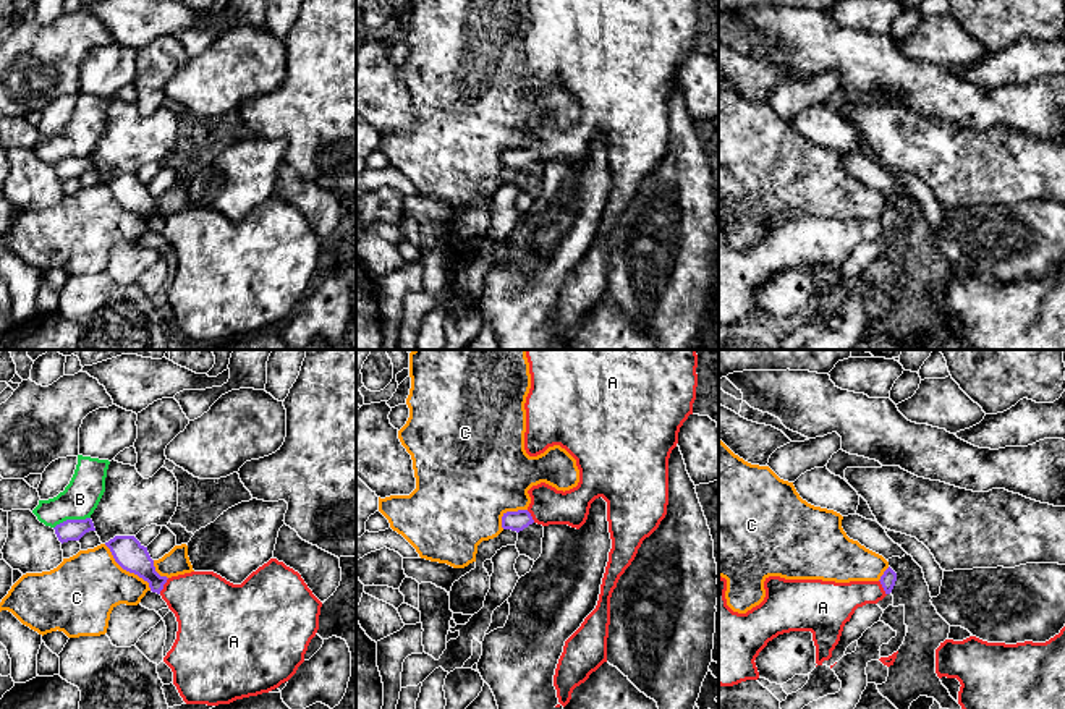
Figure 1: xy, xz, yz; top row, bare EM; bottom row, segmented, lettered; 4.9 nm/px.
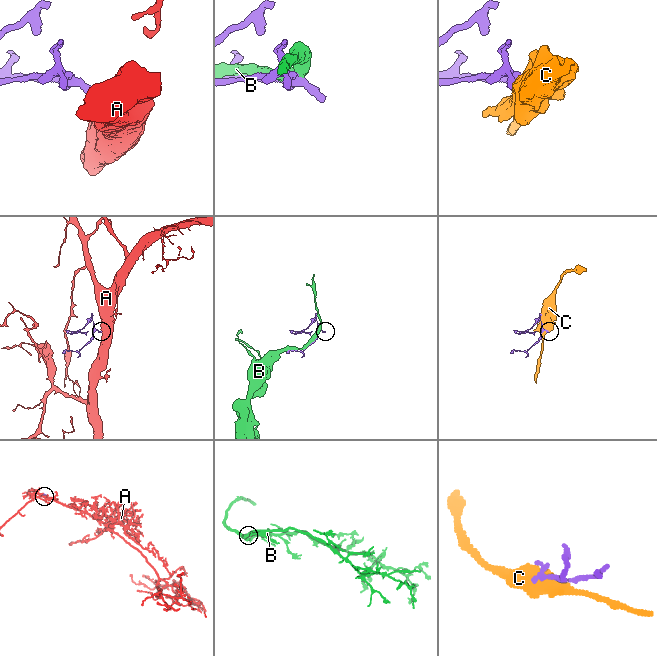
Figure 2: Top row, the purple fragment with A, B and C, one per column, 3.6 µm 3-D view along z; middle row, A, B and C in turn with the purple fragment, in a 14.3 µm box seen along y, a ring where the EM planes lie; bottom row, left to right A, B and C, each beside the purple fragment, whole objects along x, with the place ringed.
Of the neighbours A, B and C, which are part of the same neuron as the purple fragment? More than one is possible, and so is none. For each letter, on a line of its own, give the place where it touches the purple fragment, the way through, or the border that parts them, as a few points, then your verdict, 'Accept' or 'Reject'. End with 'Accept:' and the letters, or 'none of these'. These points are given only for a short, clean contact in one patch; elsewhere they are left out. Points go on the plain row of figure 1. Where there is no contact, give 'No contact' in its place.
A: Touches purple at xy (162, 224). Path across: xy (127, 188), (162, 224), (196, 235), (207, 245). Accept
B: Touches purple at xy (72, 157). Reject
C: Touches purple at xy (127, 208). Reject
Accept: A

